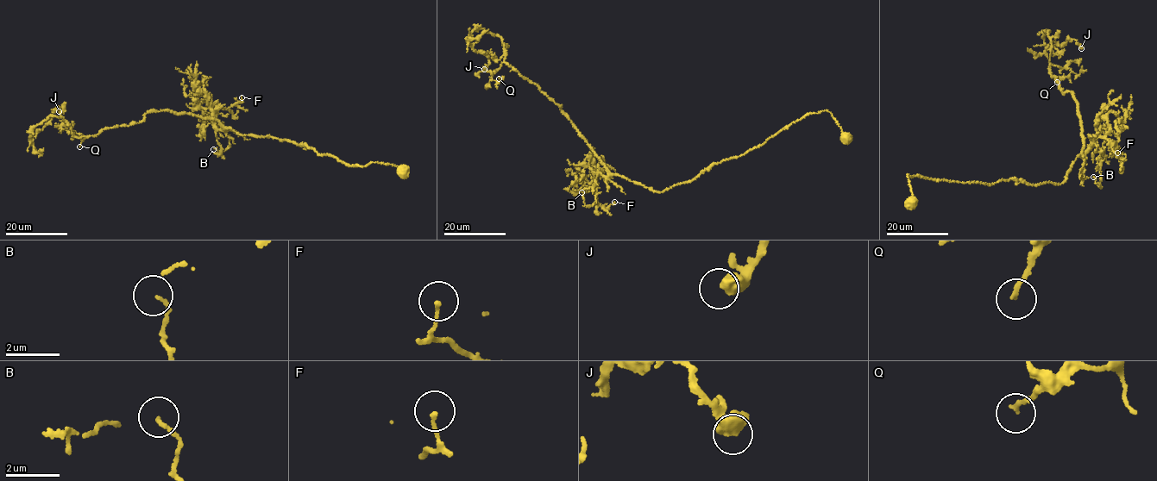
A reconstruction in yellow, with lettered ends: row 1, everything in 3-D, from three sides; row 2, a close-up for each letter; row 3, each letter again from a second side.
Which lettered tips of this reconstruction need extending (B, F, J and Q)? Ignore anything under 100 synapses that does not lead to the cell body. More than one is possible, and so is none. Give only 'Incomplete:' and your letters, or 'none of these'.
Incomplete: none of these

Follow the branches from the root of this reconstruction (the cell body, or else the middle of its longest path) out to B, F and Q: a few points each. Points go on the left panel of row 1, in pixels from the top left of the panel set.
B: (403, 171), (377, 162), (348, 165), (305, 145), (219, 129), (214, 115), (230, 146), (213, 149)
F: (403, 171), (377, 162), (348, 165), (305, 145), (217, 128), (212, 105), (228, 109), (242, 97)
Q: (403, 171), (377, 162), (348, 165), (305, 145), (168, 110), (95, 134), (72, 130), (82, 134), (79, 146)

